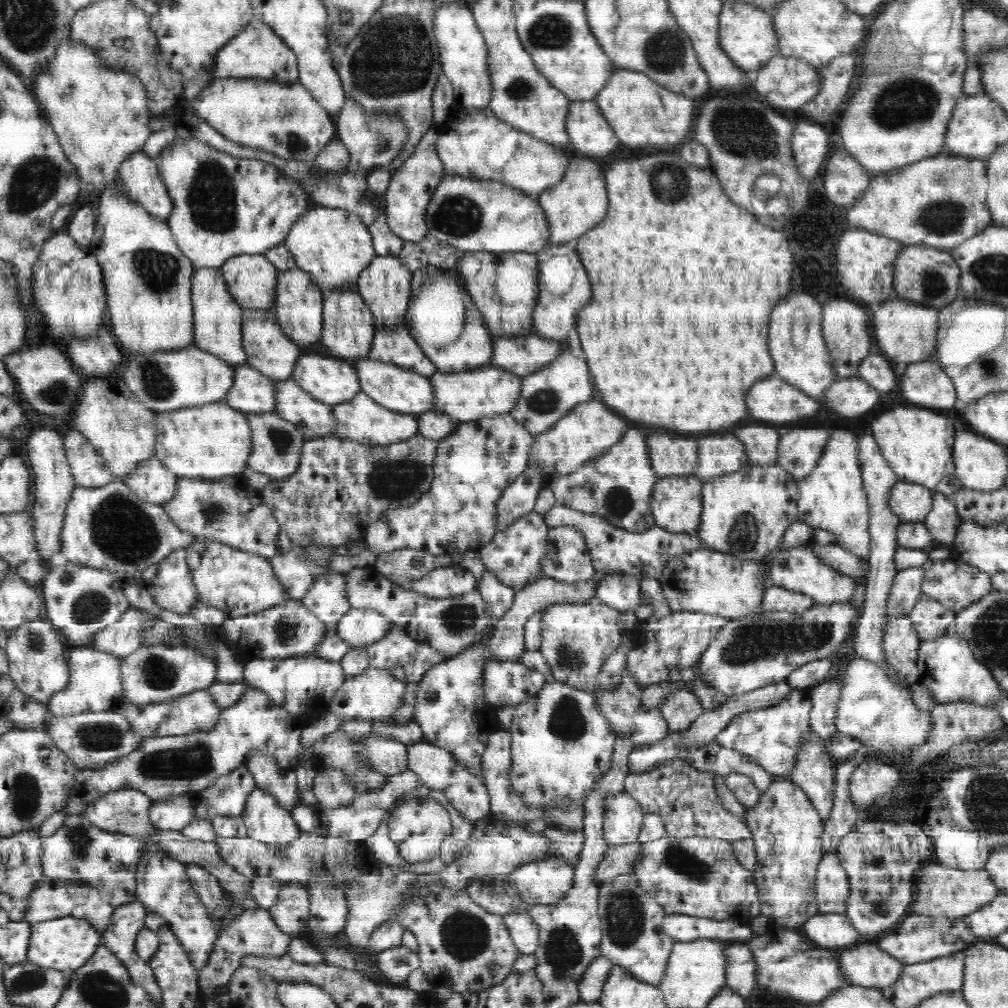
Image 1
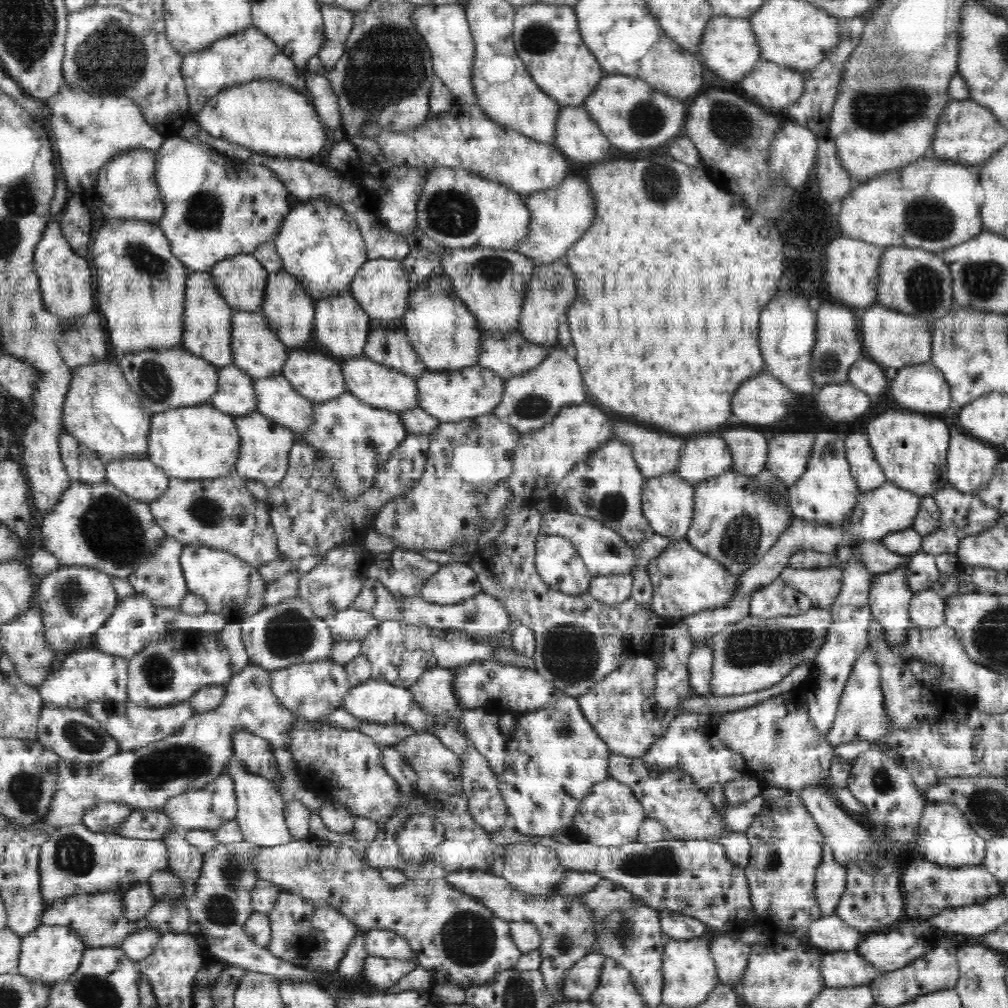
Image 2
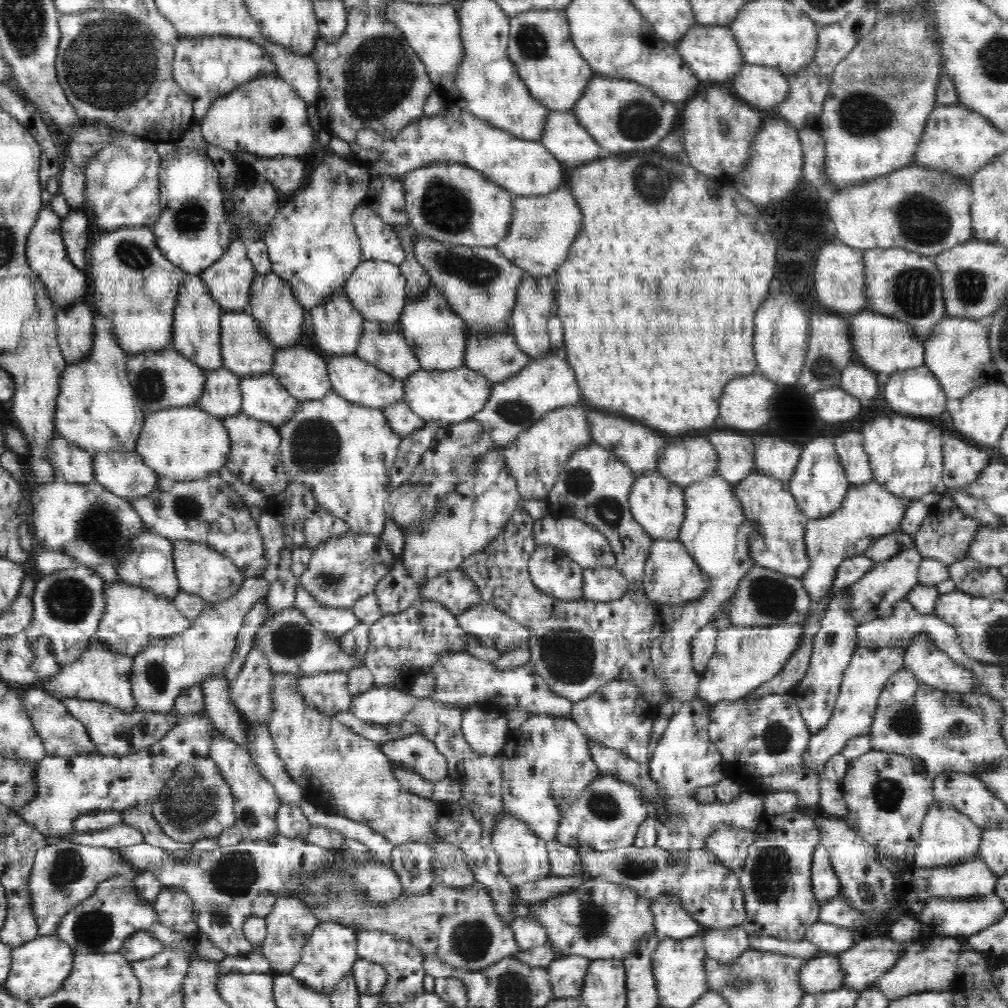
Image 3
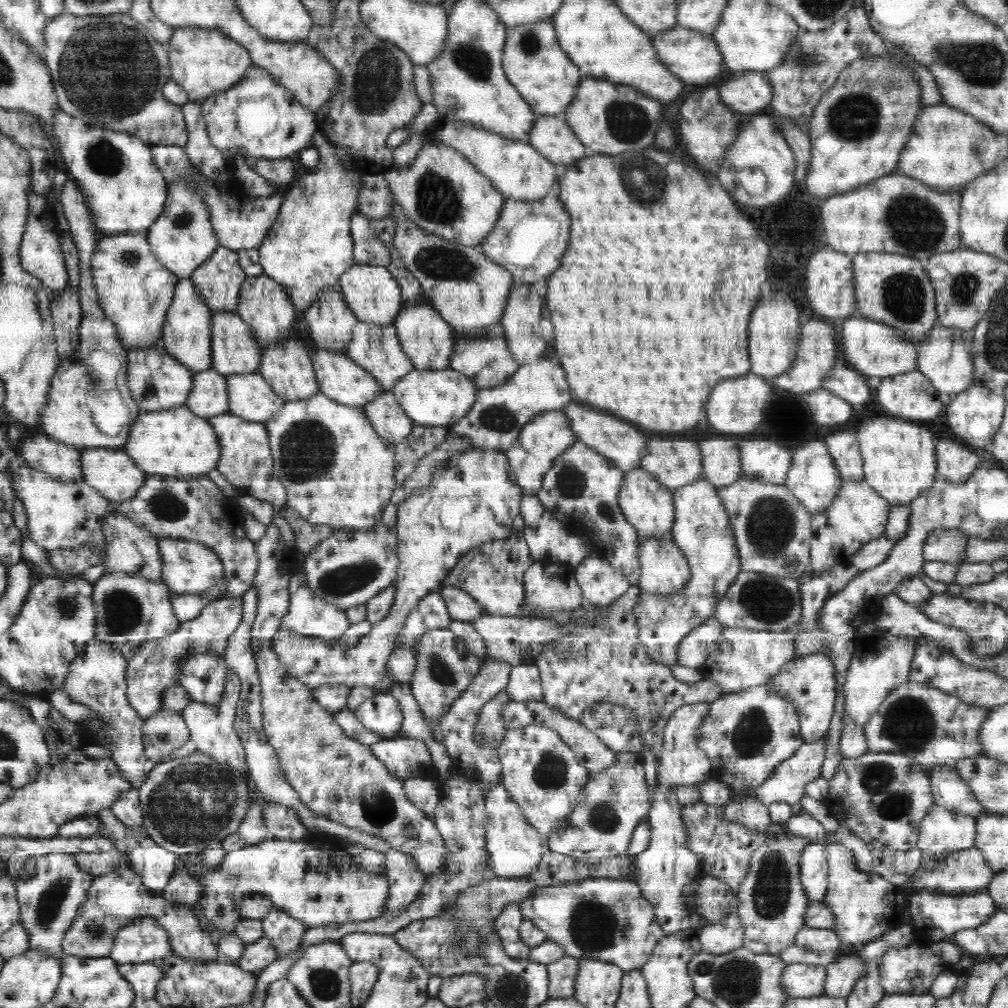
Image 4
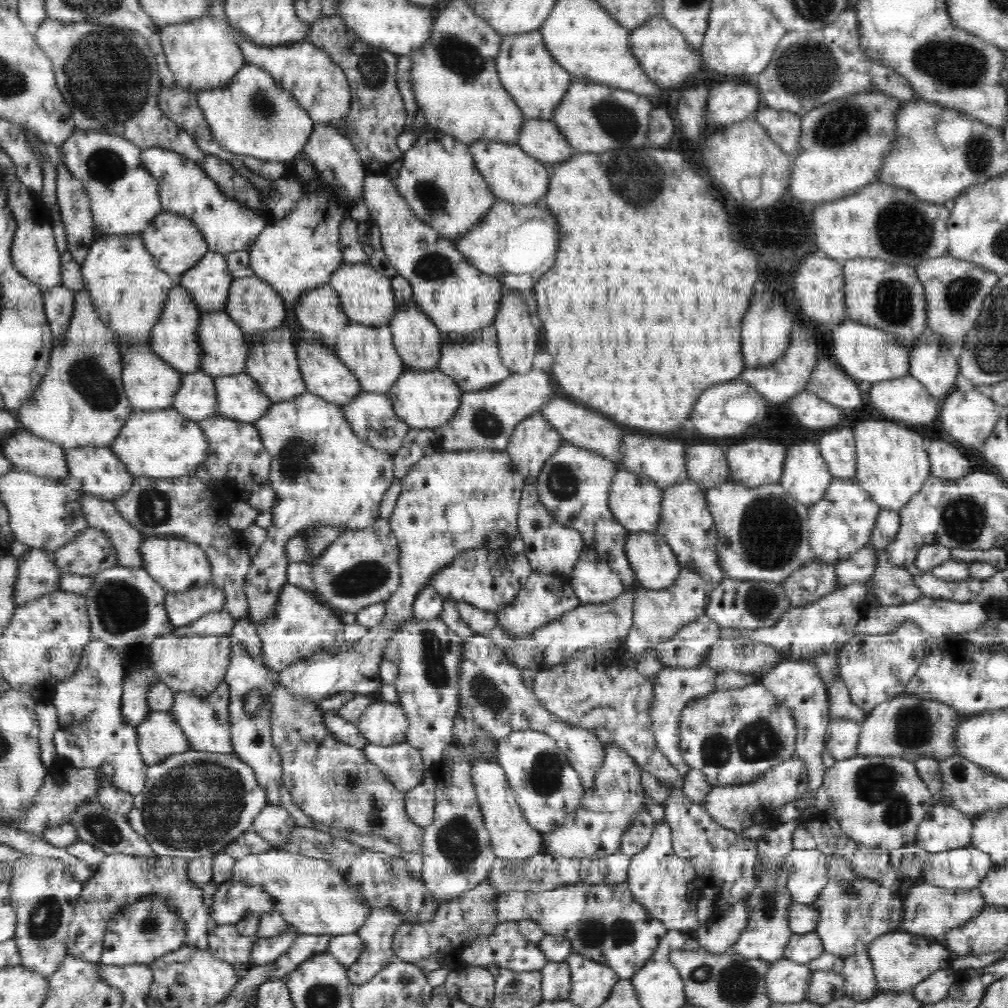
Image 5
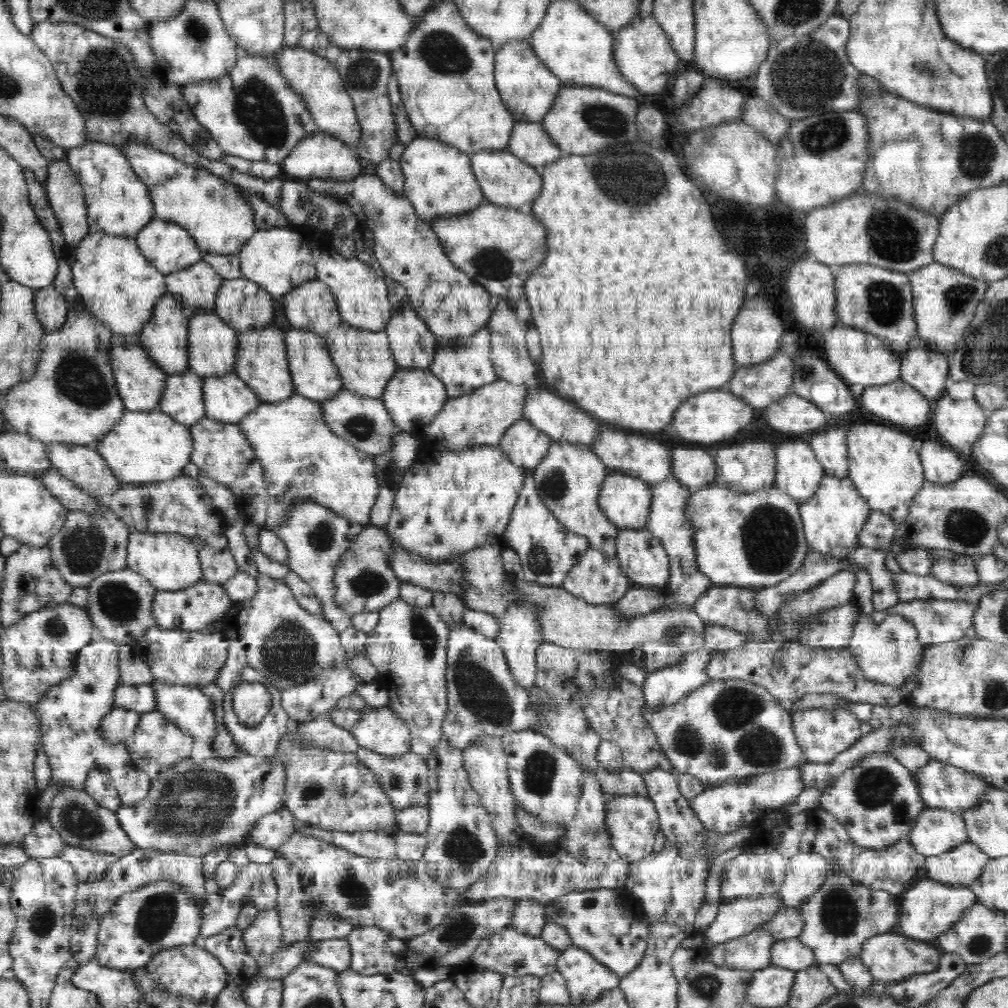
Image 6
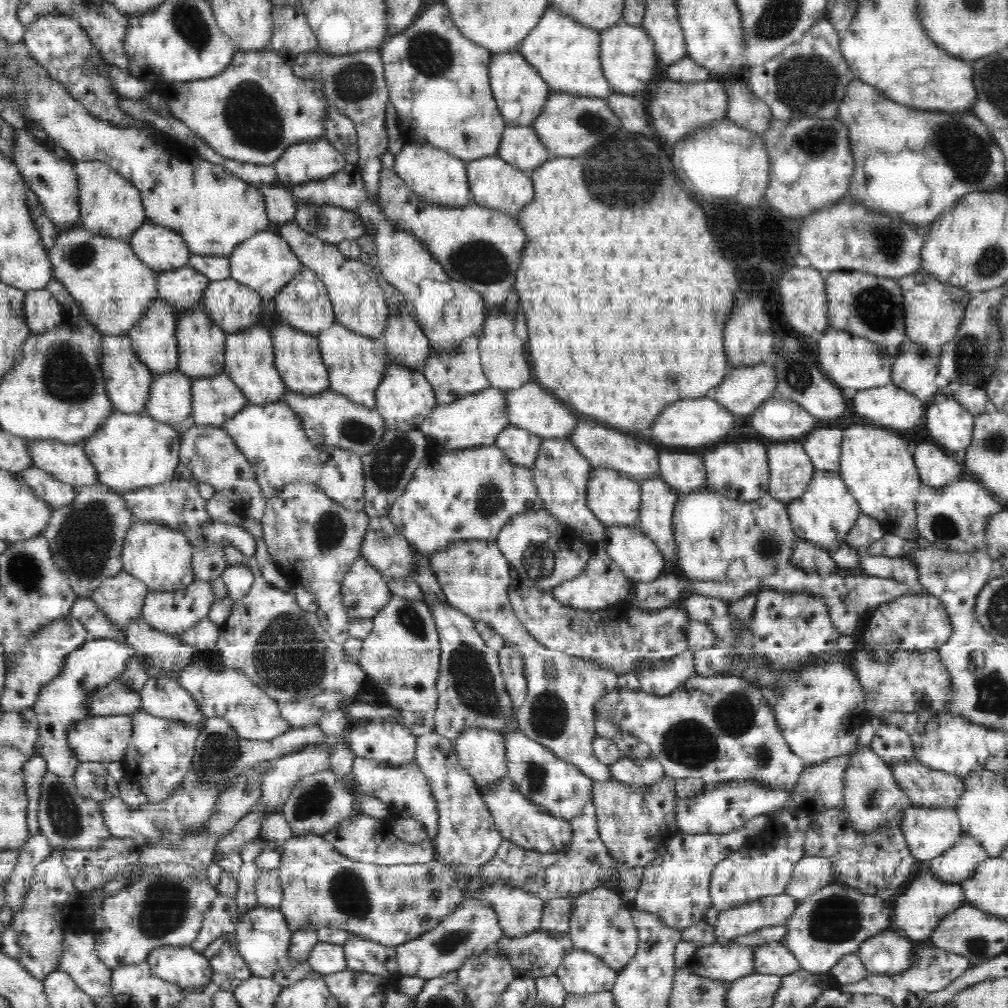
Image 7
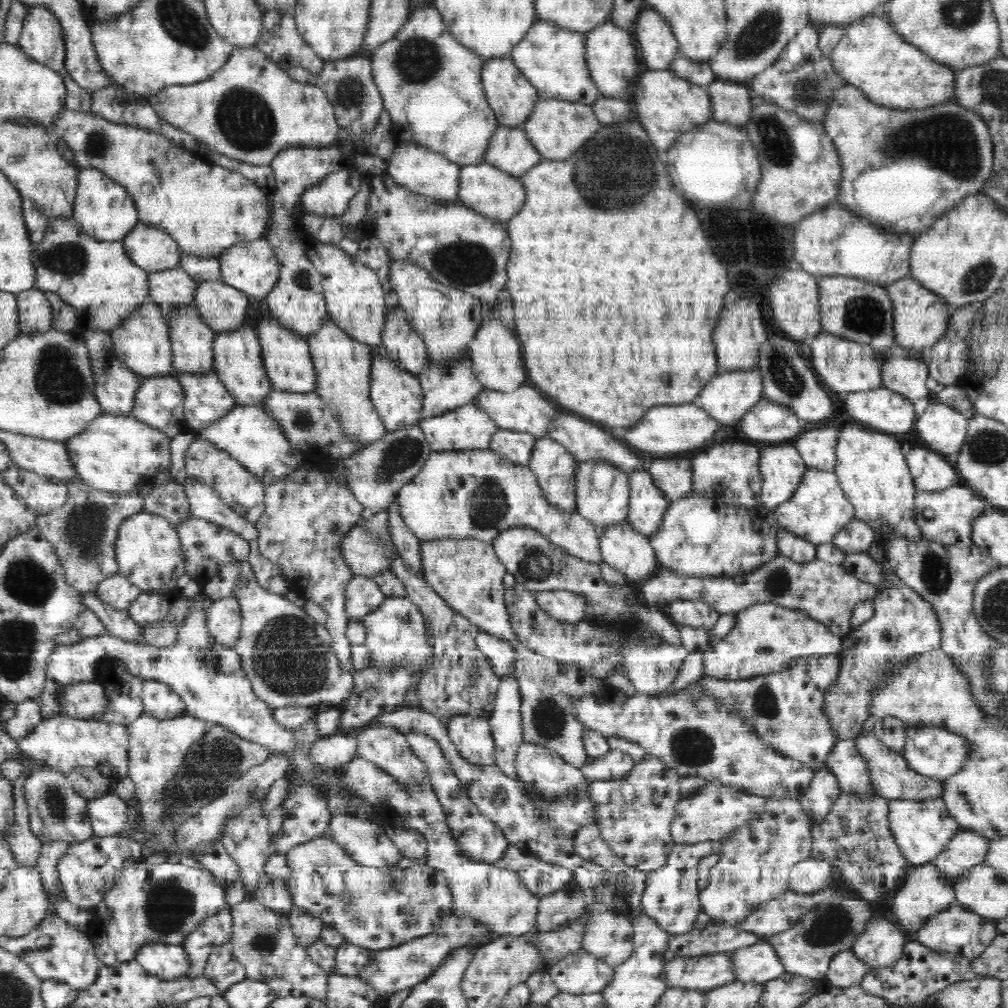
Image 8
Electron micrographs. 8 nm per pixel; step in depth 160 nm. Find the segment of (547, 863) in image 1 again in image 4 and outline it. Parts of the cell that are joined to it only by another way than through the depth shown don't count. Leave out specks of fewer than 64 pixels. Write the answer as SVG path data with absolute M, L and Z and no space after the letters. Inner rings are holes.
M501 782L485 788L483 798L487 814L485 841L492 875L506 878L531 875L538 868L542 855L549 851L547 835L540 834L525 820L520 807L512 800Z

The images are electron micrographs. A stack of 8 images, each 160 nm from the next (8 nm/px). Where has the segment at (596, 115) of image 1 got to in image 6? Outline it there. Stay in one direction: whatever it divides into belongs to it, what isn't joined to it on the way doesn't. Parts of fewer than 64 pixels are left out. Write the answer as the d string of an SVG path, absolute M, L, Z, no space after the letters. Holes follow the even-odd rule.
M541 122L516 123L506 149L538 169L561 157L560 147L552 142Z

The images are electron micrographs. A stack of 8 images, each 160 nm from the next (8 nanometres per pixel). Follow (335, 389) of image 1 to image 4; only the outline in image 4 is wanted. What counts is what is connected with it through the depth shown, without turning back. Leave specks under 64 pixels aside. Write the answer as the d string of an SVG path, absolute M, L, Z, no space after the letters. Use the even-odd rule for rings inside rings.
M288 342L284 346L276 345L262 350L257 372L268 381L272 390L282 400L304 400L319 392L319 384L316 382L311 354L306 352L306 348L300 342Z

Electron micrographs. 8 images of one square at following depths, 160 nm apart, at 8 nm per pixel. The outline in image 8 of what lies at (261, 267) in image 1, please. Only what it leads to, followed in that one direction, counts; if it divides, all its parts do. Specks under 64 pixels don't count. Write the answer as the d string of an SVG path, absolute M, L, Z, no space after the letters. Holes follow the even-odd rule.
M178 266L165 271L150 272L148 284L148 301L162 306L167 312L176 306L192 303L199 285Z

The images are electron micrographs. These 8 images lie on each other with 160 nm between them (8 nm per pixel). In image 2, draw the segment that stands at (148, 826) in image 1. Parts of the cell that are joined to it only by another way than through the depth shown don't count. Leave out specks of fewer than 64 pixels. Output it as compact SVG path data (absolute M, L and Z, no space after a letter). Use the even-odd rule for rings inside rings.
M119 801L95 804L83 816L82 825L90 831L112 833L131 815L131 806Z

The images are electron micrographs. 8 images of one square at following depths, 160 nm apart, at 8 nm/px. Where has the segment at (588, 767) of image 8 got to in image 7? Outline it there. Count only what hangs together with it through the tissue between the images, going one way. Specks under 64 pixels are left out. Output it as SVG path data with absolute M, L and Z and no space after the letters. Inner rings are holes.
M620 757L616 762L609 764L609 769L612 778L619 783L638 787L651 785L666 775L660 761L652 757L647 759Z

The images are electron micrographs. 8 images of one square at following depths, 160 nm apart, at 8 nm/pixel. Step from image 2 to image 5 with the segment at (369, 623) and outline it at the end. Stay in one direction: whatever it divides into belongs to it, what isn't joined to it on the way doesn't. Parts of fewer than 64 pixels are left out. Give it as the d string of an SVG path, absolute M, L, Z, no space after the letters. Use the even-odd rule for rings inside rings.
M286 584L281 588L280 596L278 596L278 604L274 608L274 617L261 623L254 623L257 635L261 640L261 663L270 671L278 674L289 668L294 662L302 660L302 658L310 658L316 652L324 651L325 653L335 655L340 649L346 647L344 632L344 623L341 620L343 612L332 608L329 604L321 602L314 592L310 592L302 587L292 584Z

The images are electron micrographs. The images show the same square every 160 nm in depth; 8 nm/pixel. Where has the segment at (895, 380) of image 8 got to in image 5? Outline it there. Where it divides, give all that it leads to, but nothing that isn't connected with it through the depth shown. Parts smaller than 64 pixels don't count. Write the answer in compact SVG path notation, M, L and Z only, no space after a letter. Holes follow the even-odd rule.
M920 344L910 348L909 375L919 380L928 391L935 397L944 398L952 390L956 390L956 375L959 372L959 357L954 357L950 349L940 344Z

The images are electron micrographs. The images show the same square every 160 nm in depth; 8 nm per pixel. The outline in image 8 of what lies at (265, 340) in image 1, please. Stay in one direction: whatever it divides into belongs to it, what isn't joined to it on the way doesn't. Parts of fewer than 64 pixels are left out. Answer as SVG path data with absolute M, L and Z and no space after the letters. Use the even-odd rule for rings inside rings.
M195 303L176 306L174 309L166 312L166 315L173 354L173 373L201 375L202 373L212 372L214 362L213 342L219 333L212 330L201 319Z

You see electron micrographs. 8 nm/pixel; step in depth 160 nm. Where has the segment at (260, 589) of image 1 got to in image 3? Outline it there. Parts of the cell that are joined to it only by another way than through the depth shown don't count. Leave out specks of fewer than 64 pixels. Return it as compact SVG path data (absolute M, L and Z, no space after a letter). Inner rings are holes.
M185 540L172 541L172 545L174 545L174 569L181 591L200 596L207 606L220 604L239 592L244 577L230 558L208 546Z

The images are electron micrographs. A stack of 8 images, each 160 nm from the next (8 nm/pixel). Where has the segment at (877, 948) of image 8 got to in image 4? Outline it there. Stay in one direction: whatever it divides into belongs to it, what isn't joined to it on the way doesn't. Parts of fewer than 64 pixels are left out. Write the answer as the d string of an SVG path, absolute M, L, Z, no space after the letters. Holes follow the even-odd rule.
M952 939L930 942L926 946L920 946L920 942L914 940L908 946L888 948L879 961L880 984L887 994L928 993L939 974L954 971L954 967L962 959L962 952L964 950Z

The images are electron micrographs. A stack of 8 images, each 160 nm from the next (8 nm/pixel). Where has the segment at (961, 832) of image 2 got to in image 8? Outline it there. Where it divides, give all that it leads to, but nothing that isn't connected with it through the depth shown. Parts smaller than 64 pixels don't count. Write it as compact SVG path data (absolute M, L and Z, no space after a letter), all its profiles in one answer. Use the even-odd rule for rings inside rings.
M940 797L923 801L889 799L887 805L891 835L904 858L912 865L930 863L947 847L948 841L955 833L961 830Z

